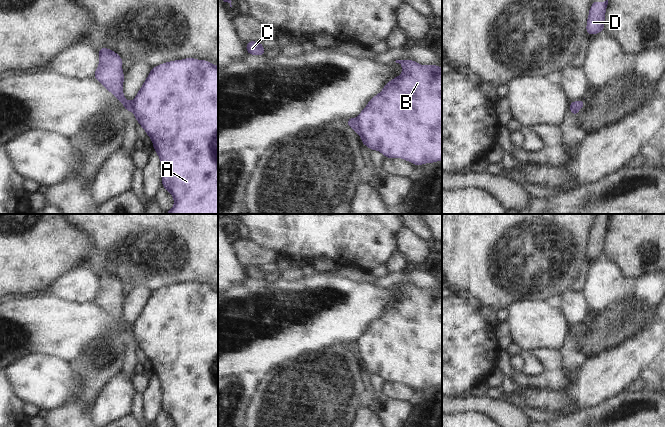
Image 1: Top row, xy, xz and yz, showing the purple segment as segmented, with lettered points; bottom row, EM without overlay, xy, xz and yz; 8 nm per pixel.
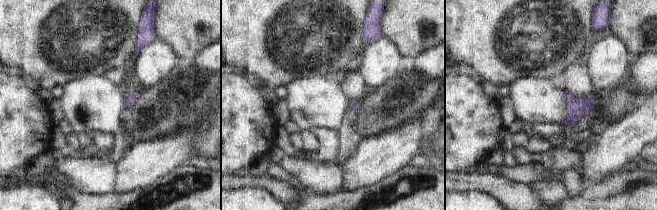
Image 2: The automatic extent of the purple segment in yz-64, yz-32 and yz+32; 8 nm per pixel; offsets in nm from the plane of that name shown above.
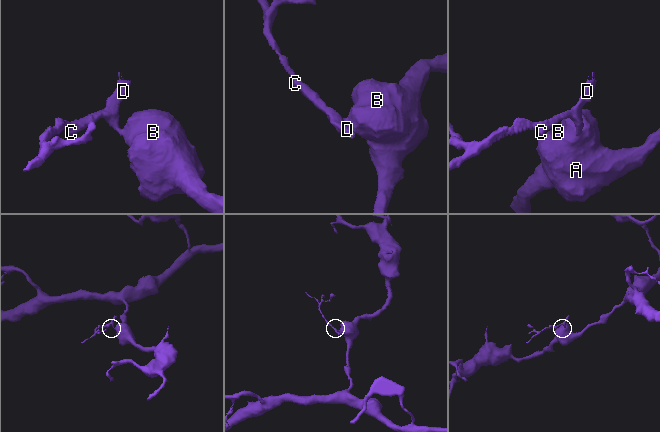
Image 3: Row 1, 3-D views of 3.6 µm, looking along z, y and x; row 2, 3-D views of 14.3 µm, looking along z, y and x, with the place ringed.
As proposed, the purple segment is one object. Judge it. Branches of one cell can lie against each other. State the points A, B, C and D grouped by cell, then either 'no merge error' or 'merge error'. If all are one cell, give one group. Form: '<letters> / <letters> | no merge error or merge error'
A B / C D | merge error

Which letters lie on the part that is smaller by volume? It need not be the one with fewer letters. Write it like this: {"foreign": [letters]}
{"foreign": ["C", "D"]}

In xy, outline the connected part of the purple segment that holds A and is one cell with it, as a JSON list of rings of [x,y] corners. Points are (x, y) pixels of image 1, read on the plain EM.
[[[195,282],[159,288],[151,292],[148,301],[132,325],[132,332],[138,348],[152,363],[154,375],[158,378],[162,390],[162,411],[171,417],[174,427],[218,427],[218,290],[207,284]]]

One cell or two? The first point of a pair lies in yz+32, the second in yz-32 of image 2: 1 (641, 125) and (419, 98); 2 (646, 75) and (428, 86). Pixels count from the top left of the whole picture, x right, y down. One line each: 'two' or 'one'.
1: two
2: two

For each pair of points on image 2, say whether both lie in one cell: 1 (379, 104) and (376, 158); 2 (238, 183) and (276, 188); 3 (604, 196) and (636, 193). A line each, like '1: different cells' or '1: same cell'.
1: different cells
2: same cell
3: same cell

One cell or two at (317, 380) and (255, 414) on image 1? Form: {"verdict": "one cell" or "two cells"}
{"verdict": "one cell"}

